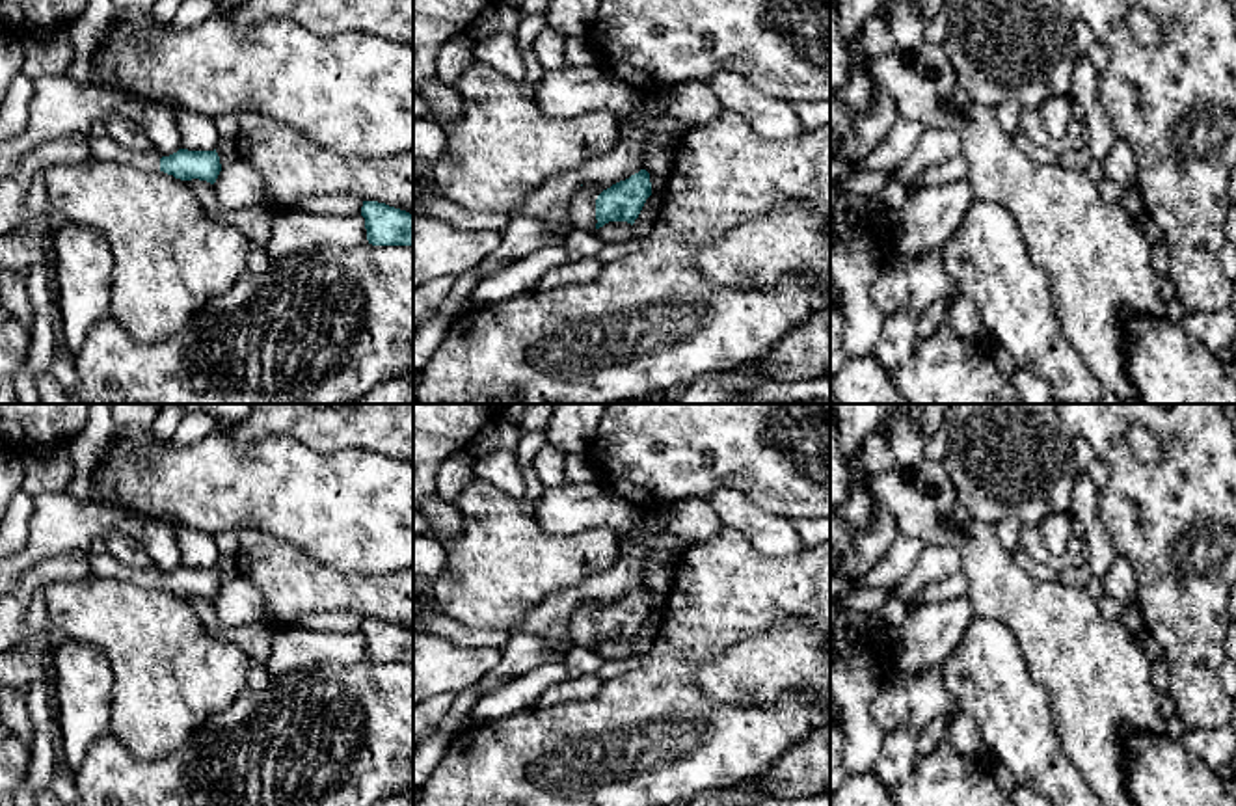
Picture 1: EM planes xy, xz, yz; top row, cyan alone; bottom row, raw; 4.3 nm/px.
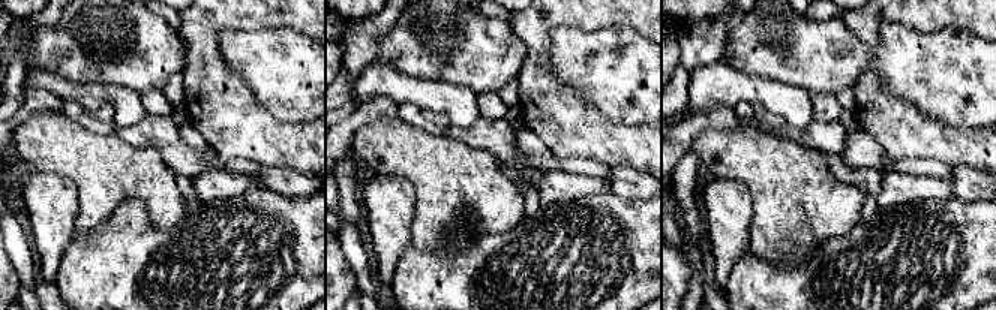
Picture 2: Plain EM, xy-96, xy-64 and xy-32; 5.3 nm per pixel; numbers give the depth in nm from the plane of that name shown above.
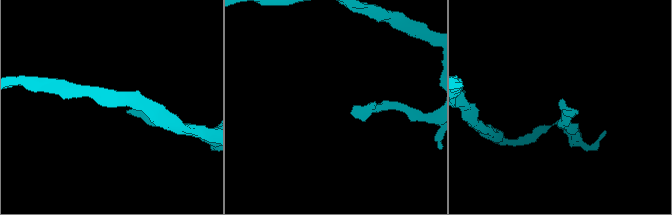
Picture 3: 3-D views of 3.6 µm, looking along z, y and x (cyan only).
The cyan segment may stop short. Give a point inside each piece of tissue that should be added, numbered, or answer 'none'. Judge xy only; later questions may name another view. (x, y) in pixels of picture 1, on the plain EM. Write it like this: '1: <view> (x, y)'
1: xy (107, 564)

